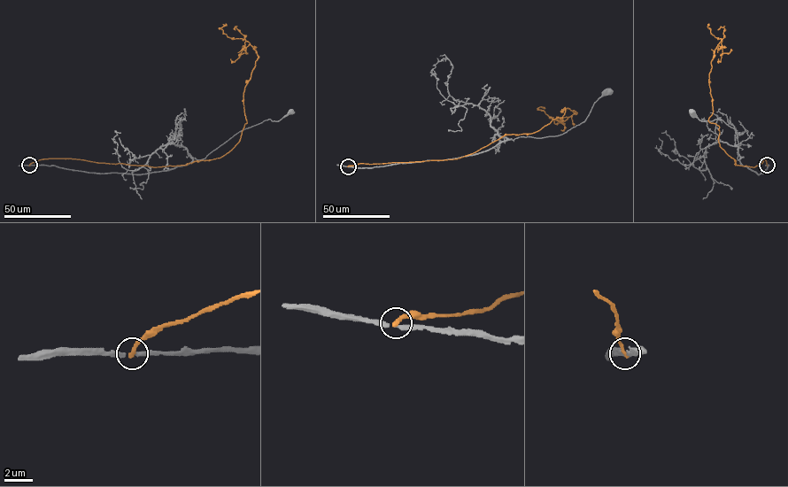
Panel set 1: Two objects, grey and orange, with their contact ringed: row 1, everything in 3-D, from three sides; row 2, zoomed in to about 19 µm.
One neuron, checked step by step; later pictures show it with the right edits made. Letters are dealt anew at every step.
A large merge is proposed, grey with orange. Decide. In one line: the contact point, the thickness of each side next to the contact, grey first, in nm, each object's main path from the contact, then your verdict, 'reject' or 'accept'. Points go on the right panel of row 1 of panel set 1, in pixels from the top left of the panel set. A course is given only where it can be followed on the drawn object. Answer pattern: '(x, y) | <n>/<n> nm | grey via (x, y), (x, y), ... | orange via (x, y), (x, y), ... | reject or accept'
(767, 165) | 240/280 nm | grey via (768, 165), (760, 173), (744, 166), (740, 158), (737, 159), (735, 129), (718, 119), (700, 121), (691, 112) | orange via (767, 165), (764, 158), (737, 165), (708, 120), (711, 61), (722, 40), (709, 23) | reject

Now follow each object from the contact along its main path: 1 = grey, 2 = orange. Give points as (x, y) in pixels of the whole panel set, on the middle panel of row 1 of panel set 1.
1: (348, 166), (373, 168), (453, 158), (477, 154), (519, 136), (557, 135), (583, 121), (593, 104), (609, 90)
2: (348, 166), (458, 158), (506, 135), (538, 131), (562, 119), (565, 107), (576, 112), (563, 121), (544, 108)

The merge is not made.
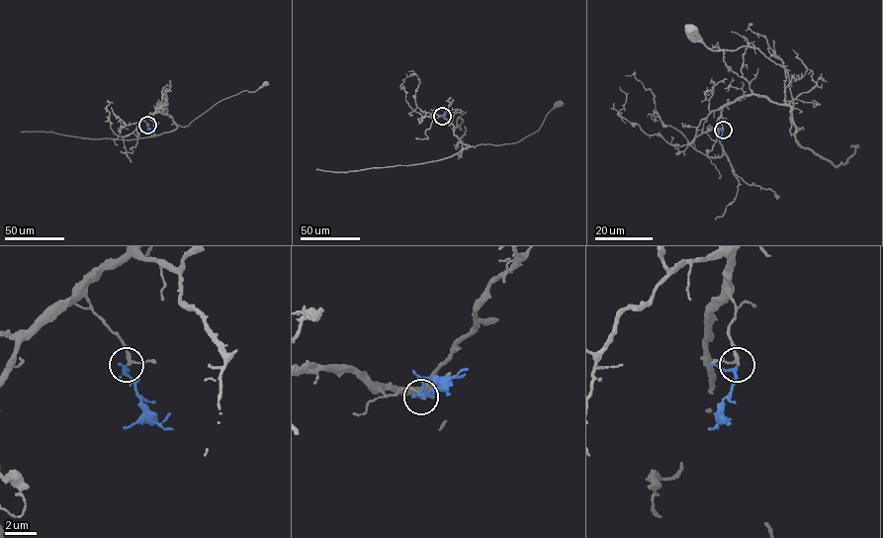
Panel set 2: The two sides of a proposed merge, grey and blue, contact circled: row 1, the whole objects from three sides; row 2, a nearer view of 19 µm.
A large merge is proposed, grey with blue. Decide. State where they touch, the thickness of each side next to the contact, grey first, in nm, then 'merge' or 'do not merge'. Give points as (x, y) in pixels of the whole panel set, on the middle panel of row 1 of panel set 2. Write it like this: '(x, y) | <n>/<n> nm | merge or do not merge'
(442, 116) | 180/150 nm | merge

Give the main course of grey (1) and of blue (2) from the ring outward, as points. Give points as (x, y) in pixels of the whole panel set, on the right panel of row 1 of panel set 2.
1: (723, 130), (726, 105), (763, 95), (791, 108), (793, 134), (789, 76), (758, 49), (711, 50), (690, 29)
2: (723, 130), (717, 141)

